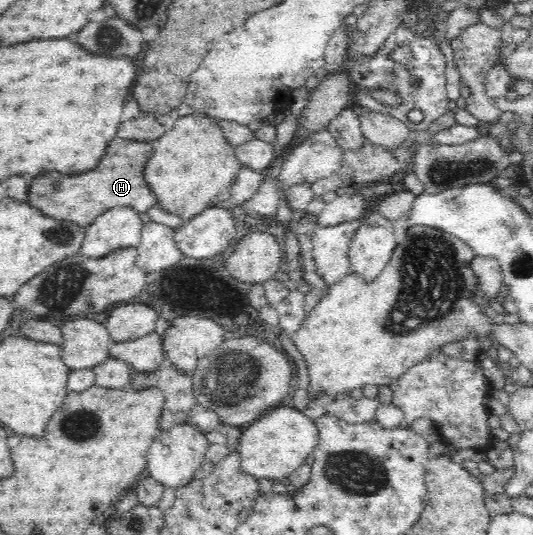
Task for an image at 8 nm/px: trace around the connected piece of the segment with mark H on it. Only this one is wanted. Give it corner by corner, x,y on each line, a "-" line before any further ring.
114,139
91,171
74,176
48,173
44,177
36,177
28,187
26,203
40,210
49,219
64,221
82,231
92,225
100,214
115,208
132,208
139,214
147,212
157,206
156,196
152,194
144,178
144,167
151,157
151,151
150,143

